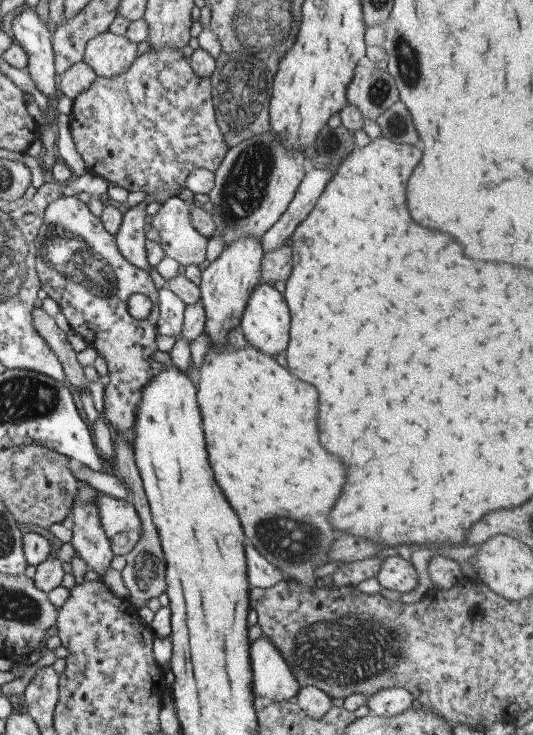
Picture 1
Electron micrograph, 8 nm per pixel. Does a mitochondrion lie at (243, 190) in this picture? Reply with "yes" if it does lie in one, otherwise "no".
yes

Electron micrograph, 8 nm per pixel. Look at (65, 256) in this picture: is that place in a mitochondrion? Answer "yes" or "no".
yes

